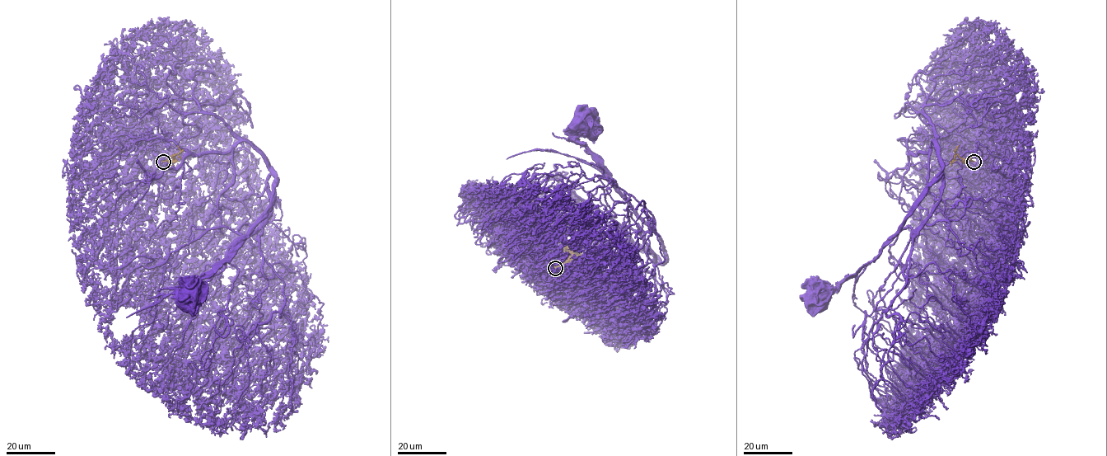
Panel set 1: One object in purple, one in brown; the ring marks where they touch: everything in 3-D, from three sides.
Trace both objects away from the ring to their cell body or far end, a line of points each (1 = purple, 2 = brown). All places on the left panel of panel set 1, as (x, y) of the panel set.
1: (164, 162), (166, 184), (184, 178), (185, 156), (245, 141), (274, 178), (264, 218), (185, 296)
2: (163, 162), (172, 160), (175, 154), (169, 160), (172, 165)

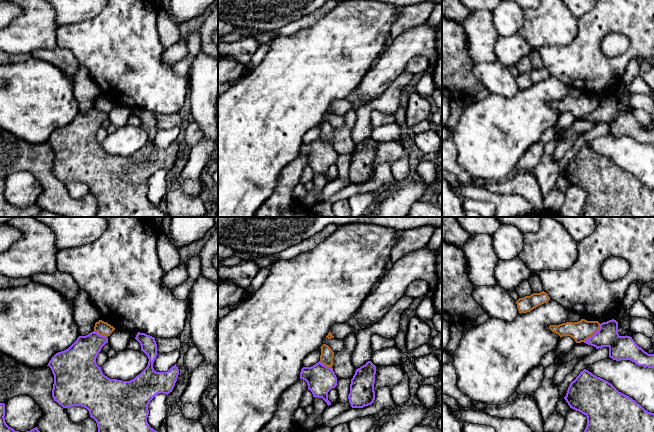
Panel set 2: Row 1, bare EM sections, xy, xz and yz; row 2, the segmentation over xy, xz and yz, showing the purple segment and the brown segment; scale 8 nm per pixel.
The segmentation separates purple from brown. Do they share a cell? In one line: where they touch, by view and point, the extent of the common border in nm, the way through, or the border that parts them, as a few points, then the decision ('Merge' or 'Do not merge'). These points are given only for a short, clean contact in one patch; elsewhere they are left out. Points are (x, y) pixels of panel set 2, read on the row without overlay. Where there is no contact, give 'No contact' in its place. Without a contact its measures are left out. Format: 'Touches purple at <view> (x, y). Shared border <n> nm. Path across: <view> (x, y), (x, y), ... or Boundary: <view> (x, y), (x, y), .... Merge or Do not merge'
Touches purple at yz (594, 110). Shared border 200 nm. Boundary: yz (600, 100), (600, 103), (584, 118). Do not merge

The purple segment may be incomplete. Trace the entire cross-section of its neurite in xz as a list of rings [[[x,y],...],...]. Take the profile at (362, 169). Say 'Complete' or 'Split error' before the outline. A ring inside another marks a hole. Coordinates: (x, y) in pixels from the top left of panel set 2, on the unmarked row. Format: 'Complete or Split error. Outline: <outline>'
Complete. Outline: [[[371,137],[356,145],[351,155],[350,169],[348,171],[352,184],[363,184],[374,178],[375,150],[376,142]]]

